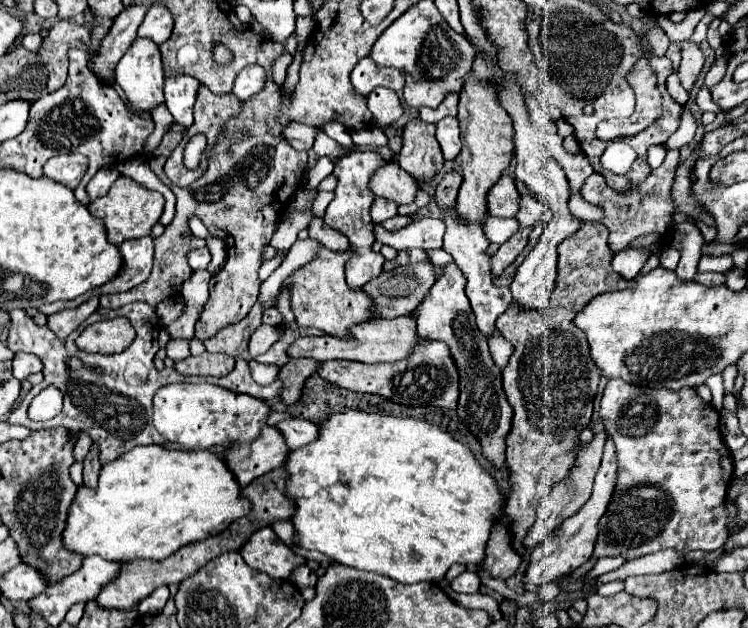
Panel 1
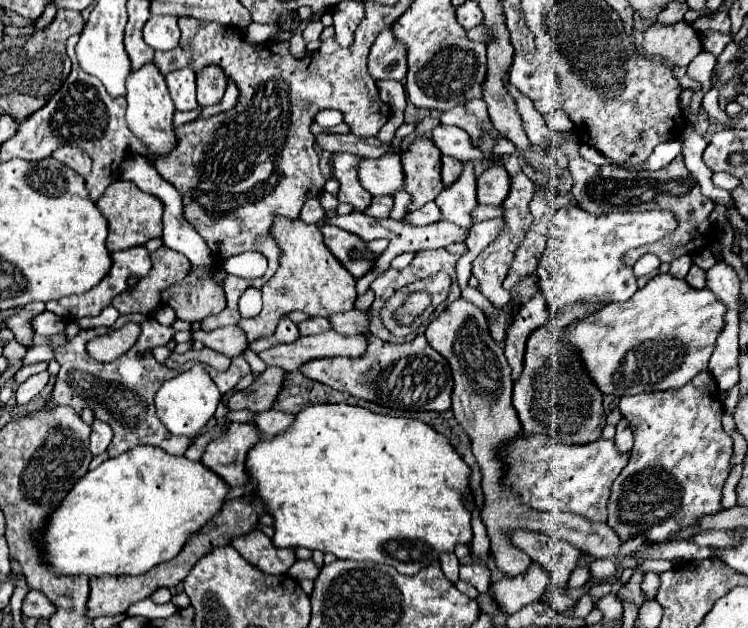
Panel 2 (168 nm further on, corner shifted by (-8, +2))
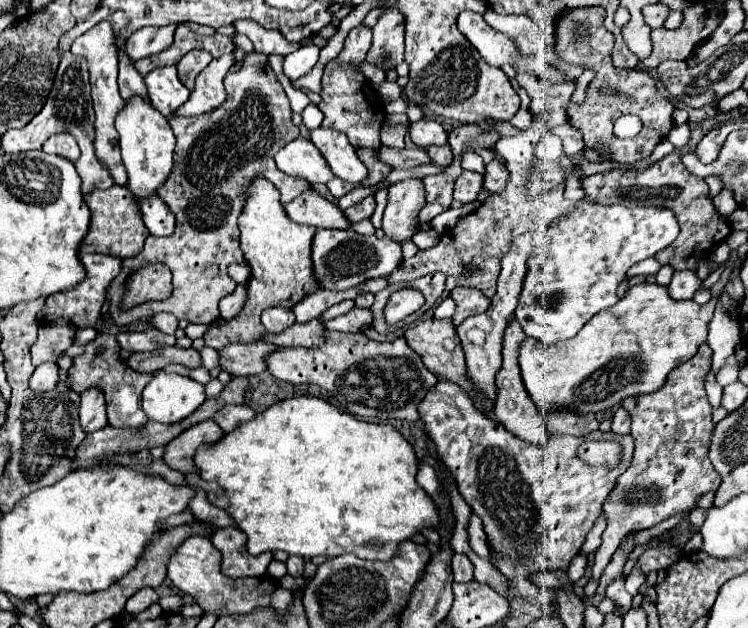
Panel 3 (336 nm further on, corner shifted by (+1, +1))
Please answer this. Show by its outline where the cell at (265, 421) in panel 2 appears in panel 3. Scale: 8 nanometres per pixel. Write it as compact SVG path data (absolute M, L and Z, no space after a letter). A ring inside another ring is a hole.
M228 405L226 409L220 409L212 419L214 419L226 433L230 433L230 431L236 429L238 425L254 419L256 415L258 415L258 413L256 413L254 409L250 409L250 407L246 407L246 405L232 405L232 407Z

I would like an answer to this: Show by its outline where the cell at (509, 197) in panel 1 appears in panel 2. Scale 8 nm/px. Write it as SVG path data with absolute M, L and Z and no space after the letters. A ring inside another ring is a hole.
M489 166L477 176L477 200L479 204L501 206L509 192L509 174L503 166Z

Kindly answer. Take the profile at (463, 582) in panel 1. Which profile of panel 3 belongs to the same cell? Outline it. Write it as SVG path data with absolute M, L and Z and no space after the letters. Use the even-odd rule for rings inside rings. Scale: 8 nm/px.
M454 553L452 557L452 575L456 583L470 583L474 581L474 565L466 555Z

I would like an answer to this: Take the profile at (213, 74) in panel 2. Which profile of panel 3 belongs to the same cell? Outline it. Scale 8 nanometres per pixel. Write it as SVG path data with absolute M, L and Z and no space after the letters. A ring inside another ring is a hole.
M190 51L186 53L180 61L178 61L178 75L180 75L180 81L190 89L194 91L194 81L196 77L202 73L204 67L208 67L208 63L212 61L212 55L208 51Z

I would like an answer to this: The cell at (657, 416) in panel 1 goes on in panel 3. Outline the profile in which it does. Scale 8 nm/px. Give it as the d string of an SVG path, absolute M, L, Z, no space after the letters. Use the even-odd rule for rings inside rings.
M704 343L690 361L678 365L668 375L660 391L622 401L622 407L632 419L636 449L630 467L616 479L616 485L602 505L606 531L602 533L602 545L596 551L596 563L610 563L620 541L630 531L654 527L668 517L694 509L702 493L716 491L720 485L722 479L708 459L714 423L704 381L710 371L710 361L712 349Z

